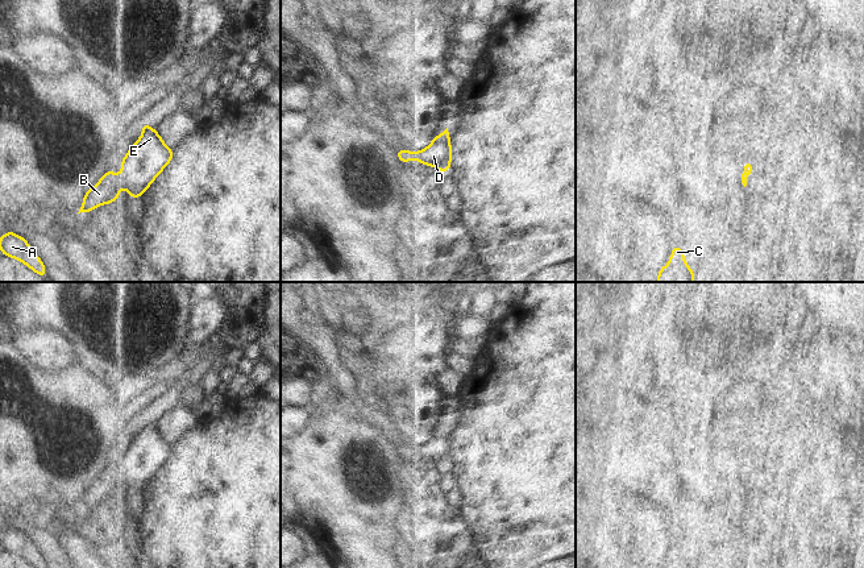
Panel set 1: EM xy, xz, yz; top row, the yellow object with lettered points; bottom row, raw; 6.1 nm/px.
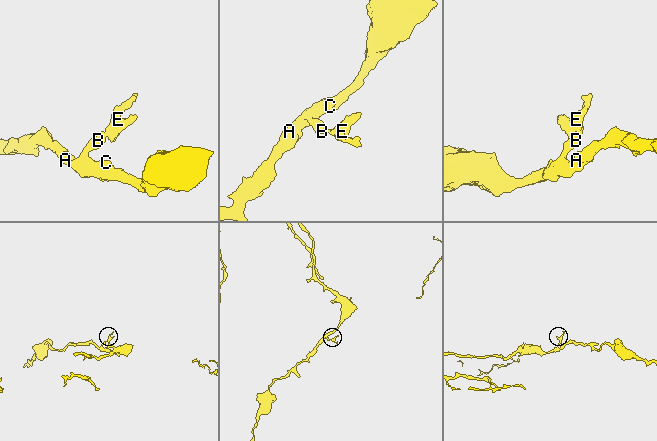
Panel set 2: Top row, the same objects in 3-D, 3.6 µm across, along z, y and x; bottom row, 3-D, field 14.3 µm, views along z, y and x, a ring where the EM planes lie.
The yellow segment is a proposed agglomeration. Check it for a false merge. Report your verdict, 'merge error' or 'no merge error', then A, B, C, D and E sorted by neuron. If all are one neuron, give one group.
no merge error; groups A B C D E

